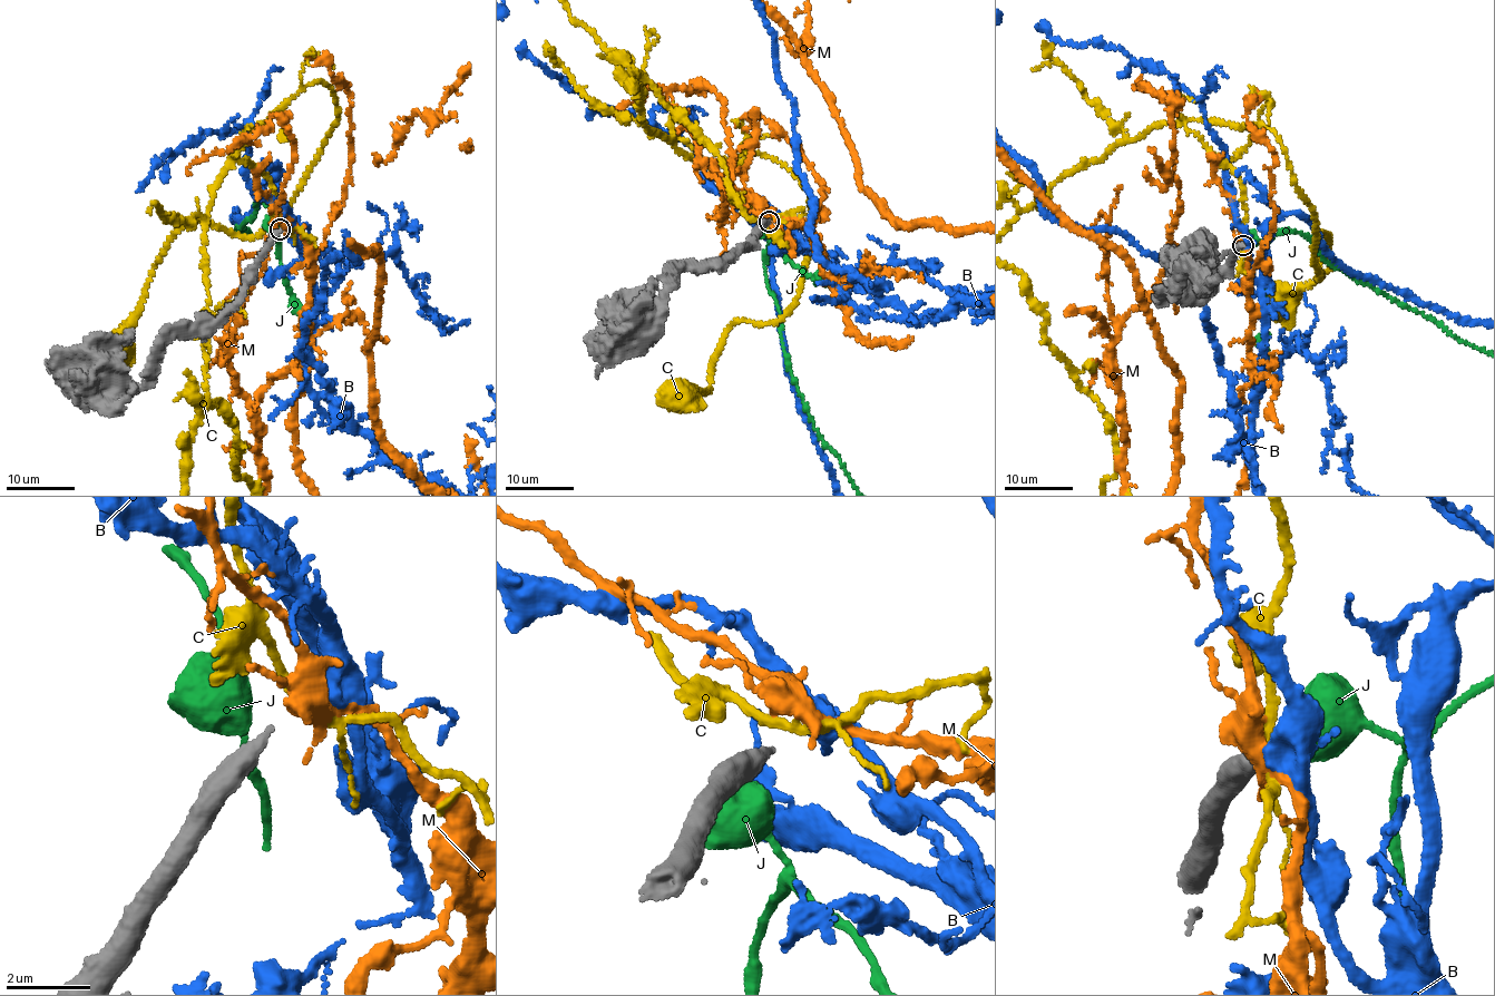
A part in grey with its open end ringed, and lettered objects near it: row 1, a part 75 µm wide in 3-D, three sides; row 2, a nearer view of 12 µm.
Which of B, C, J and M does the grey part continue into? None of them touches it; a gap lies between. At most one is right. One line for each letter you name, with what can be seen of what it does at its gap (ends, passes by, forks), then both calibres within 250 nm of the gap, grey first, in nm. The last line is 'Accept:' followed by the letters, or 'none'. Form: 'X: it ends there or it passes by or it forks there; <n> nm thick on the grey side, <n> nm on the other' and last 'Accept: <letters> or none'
Accept: none

